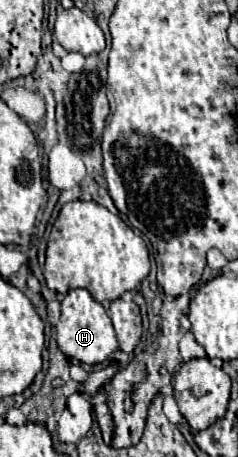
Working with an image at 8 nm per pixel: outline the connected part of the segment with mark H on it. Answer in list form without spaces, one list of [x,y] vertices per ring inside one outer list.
[[[72,289],[64,297],[62,315],[56,323],[56,343],[66,357],[74,357],[86,365],[98,365],[118,349],[116,333],[104,305],[94,301],[94,297],[86,289]]]

